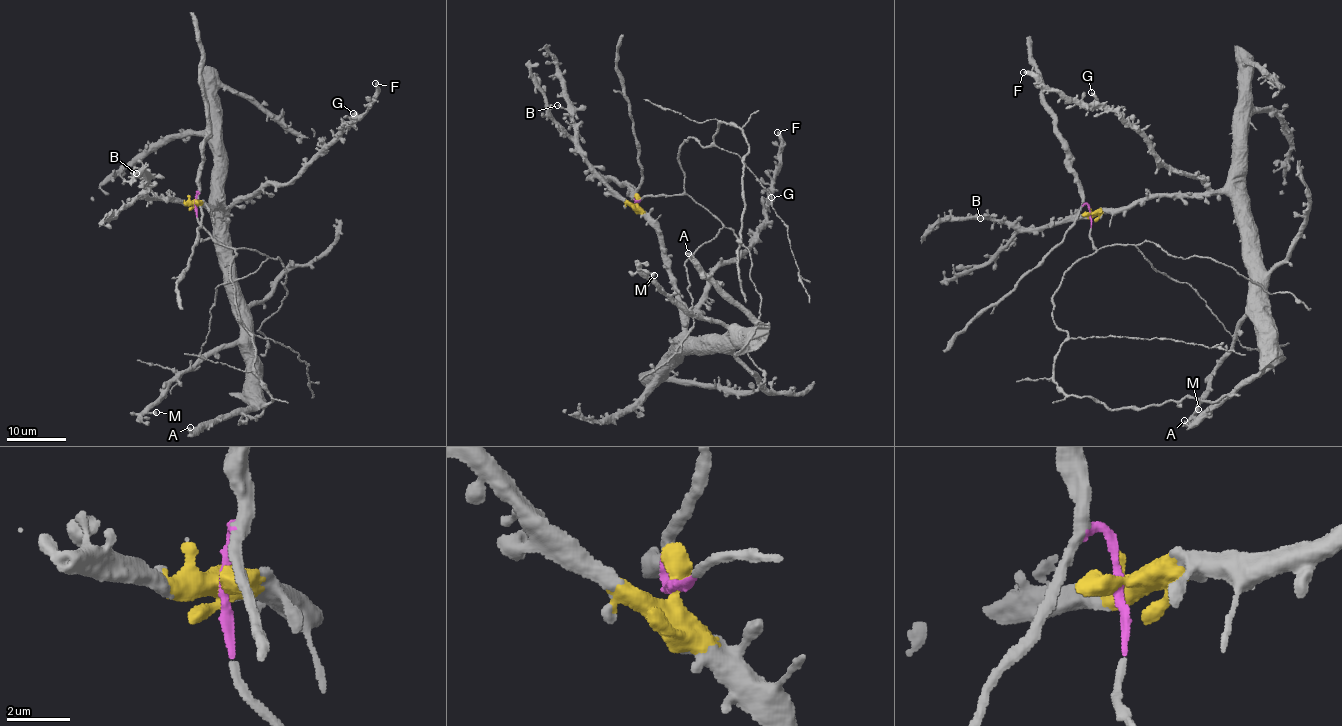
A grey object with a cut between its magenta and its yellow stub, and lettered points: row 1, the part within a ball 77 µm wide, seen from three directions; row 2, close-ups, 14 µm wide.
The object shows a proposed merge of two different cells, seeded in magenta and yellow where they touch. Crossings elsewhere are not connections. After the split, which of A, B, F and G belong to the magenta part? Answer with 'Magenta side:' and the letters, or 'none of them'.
Magenta side: none of them

